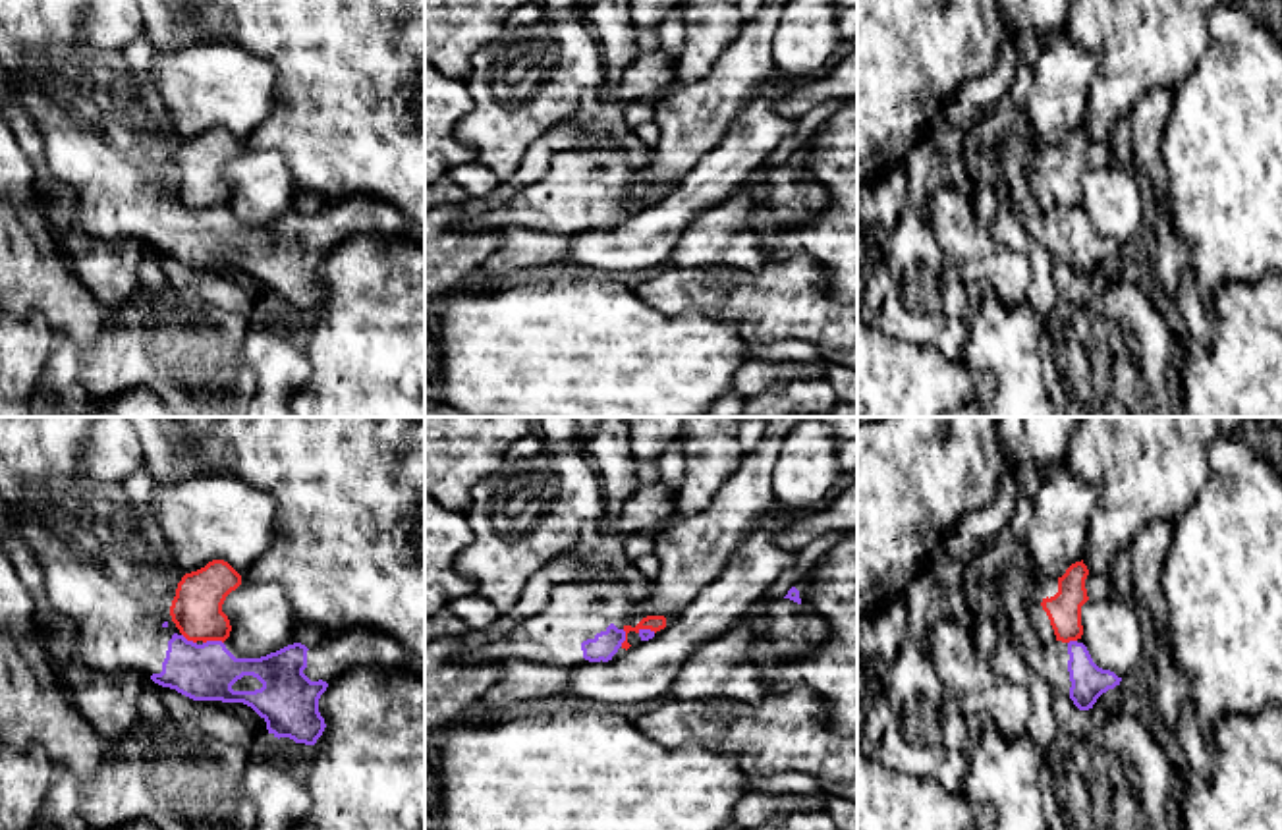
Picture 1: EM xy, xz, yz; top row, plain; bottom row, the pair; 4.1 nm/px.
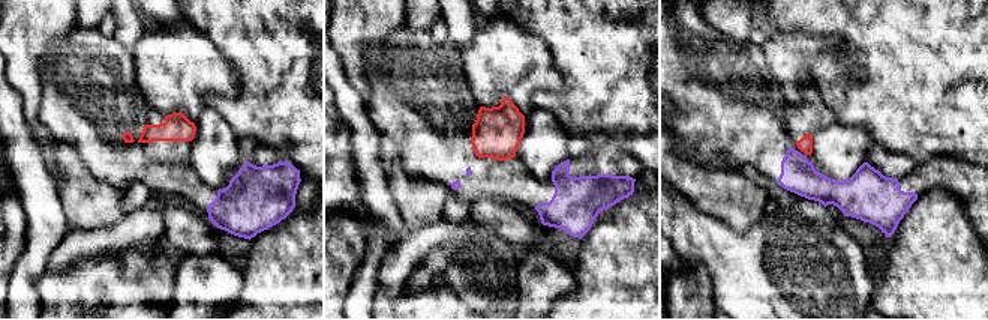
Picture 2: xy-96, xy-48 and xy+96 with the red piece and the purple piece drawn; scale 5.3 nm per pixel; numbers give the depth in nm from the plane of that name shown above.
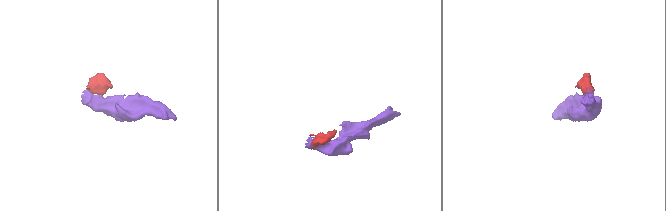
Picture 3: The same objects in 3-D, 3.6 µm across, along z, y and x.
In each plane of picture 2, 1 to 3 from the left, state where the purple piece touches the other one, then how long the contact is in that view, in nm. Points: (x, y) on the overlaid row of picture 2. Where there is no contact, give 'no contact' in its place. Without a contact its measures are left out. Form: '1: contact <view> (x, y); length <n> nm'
1: no contact
2: no contact
3: no contact

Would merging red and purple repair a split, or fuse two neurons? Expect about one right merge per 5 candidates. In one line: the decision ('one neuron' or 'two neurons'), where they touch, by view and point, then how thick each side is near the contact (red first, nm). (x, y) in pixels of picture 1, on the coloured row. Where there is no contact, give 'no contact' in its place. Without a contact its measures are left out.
two neurons | xy (213, 639) | 200/240 nm

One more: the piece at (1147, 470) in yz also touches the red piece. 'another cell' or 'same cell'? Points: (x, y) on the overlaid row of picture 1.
another cell

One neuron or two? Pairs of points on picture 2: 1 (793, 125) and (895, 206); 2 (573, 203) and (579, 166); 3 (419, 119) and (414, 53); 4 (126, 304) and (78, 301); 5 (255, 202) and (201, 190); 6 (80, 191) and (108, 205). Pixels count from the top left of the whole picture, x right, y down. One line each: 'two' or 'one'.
1: two
2: one
3: one
4: one
5: one
6: one

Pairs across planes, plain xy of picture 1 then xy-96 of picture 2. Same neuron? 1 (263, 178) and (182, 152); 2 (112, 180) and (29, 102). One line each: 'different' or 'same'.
1: different
2: different

